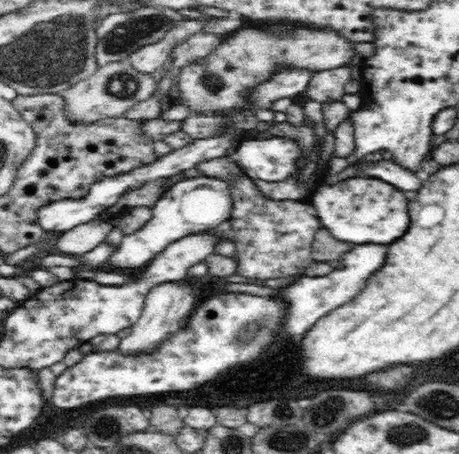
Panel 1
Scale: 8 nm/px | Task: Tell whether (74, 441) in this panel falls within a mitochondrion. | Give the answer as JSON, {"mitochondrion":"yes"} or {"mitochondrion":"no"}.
{"mitochondrion":"no"}

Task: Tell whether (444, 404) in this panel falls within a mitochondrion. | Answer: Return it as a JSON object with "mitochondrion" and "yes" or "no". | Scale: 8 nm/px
{"mitochondrion":"yes"}

